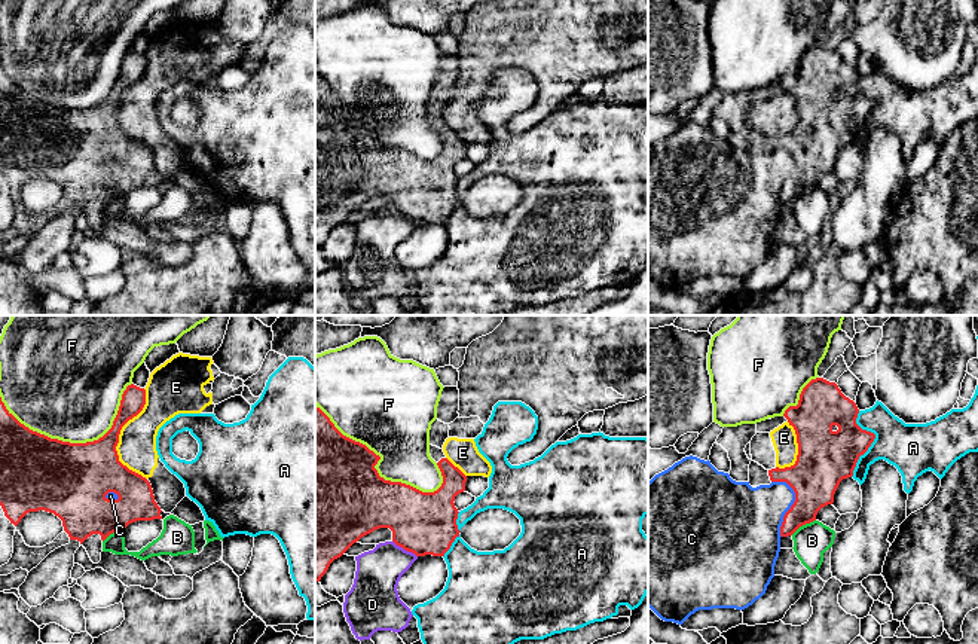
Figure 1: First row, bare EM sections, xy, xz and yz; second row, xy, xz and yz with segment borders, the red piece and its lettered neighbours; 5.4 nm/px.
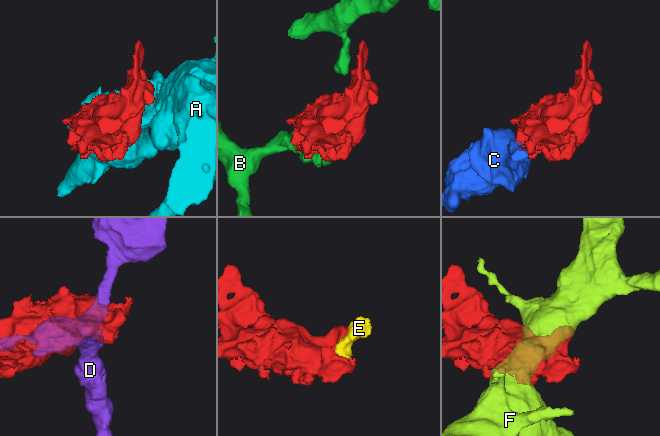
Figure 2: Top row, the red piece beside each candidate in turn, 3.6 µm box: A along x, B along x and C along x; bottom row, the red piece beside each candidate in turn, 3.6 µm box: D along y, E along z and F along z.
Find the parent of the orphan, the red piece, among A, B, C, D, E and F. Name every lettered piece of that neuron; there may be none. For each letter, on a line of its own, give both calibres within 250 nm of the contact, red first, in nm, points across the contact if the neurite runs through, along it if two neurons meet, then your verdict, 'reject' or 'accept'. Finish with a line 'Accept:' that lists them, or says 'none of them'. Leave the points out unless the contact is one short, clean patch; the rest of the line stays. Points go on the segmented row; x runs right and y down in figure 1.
A: 280/280 nm | along yz (859, 411), (856, 423), (874, 440), (850, 476) | reject
B: 260/190 nm | reject
C: 280/340 nm | reject
D: 340/240 nm | along xz (393, 540), (416, 556) | reject
E: 320/200 nm | reject
F: 480/380 nm | reject
Accept: none of them

